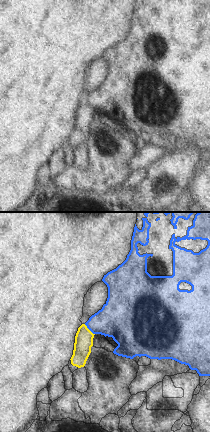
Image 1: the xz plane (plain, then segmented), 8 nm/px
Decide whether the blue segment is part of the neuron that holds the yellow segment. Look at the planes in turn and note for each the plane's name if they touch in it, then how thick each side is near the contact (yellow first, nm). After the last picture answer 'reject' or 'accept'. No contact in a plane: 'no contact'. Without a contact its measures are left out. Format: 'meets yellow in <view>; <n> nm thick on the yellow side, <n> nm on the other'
meets yellow in xz; 140 nm thick on the yellow side, 300 nm on the other

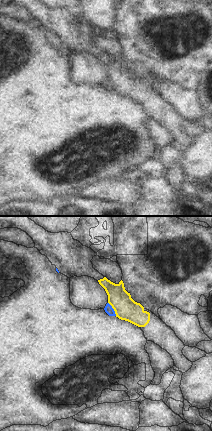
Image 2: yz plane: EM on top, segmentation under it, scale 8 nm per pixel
meets yellow in yz; 180 nm thick on the yellow side, 70 nm on the other

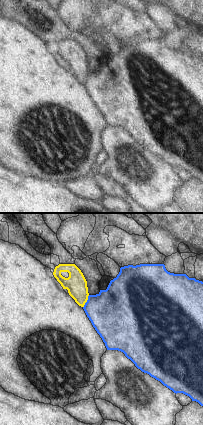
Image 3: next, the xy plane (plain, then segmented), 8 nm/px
meets yellow in xy; 170 nm thick on the yellow side, 400 nm on the other

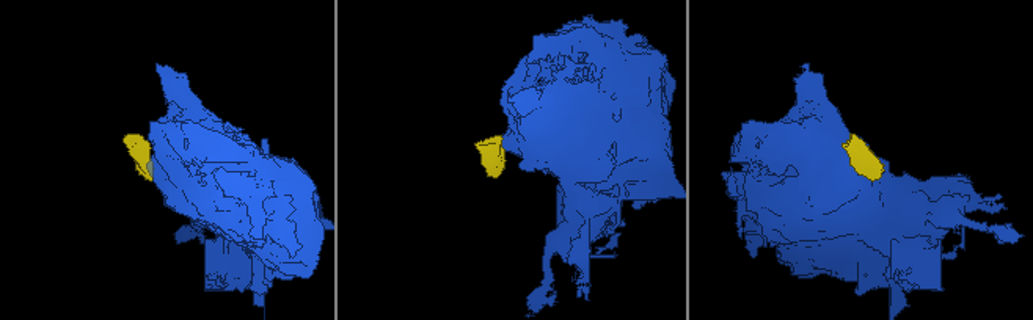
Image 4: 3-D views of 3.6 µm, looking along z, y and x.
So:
reject

